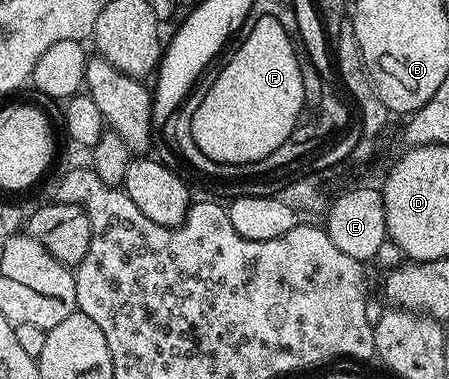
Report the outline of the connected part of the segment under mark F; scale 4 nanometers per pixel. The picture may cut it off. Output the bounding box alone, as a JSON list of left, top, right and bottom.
[189,23,305,165]

